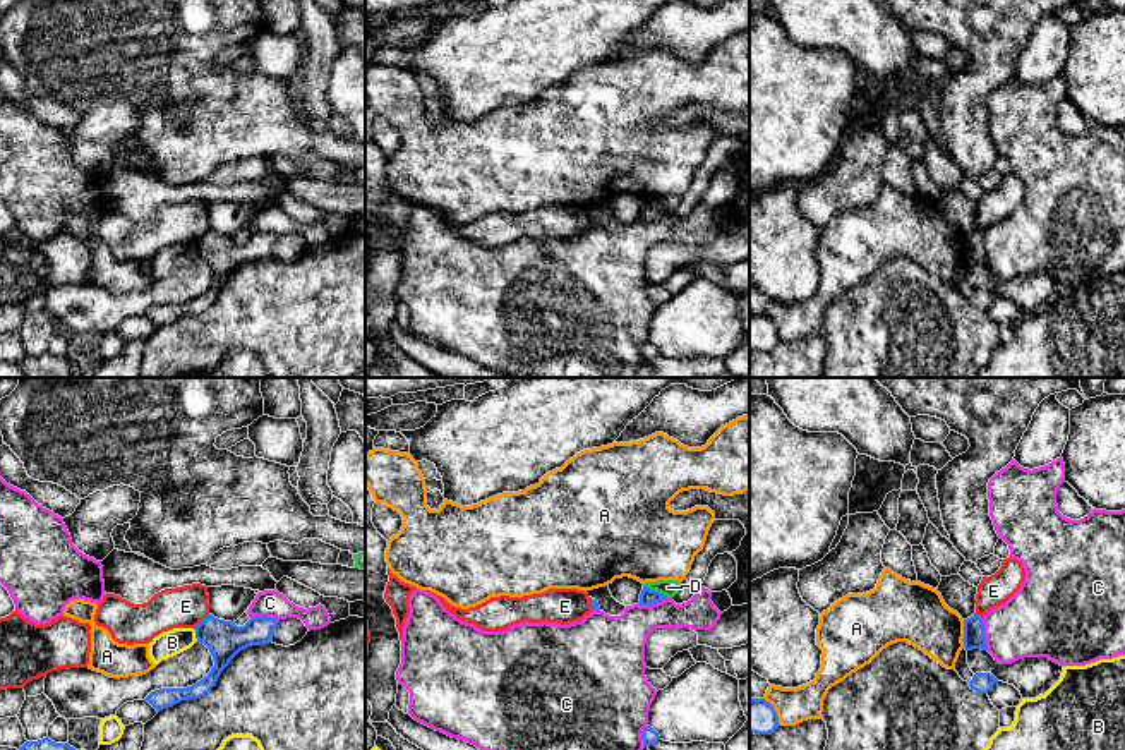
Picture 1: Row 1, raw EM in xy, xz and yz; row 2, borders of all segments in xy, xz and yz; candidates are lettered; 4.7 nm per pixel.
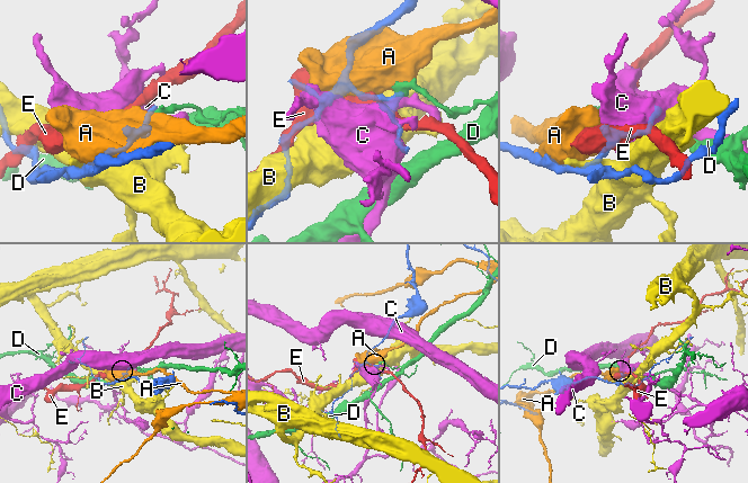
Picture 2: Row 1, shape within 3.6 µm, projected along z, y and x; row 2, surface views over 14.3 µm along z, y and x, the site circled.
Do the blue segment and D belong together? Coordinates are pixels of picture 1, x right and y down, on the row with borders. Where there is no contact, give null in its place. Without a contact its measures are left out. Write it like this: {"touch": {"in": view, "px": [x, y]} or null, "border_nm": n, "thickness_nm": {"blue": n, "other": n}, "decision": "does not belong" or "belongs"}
{"touch": {"in": "xz", "px": [655, 591]}, "border_nm": 130, "thickness_nm": {"blue": 80, "other": 80}, "decision": "does not belong"}

